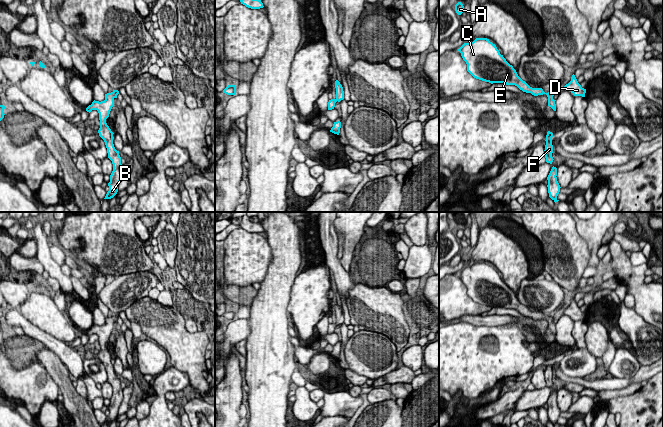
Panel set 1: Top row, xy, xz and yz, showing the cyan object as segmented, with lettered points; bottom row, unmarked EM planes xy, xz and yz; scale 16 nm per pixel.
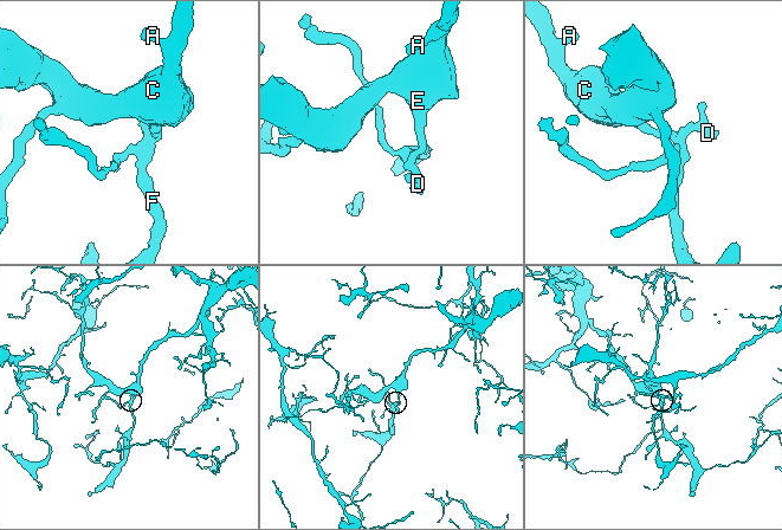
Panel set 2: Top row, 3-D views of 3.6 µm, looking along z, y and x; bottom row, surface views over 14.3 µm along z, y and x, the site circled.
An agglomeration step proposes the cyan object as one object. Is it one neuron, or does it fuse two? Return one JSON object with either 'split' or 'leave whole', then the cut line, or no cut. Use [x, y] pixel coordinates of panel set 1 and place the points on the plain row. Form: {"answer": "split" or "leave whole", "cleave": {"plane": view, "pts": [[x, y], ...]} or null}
{"answer": "leave whole", "cleave": null}

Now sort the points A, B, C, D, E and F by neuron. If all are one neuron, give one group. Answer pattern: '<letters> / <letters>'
A B C D E F

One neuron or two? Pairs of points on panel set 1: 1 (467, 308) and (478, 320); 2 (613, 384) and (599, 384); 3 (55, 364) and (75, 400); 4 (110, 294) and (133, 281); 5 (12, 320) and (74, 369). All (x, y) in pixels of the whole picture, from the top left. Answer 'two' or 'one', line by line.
1: two
2: one
3: one
4: one
5: one

